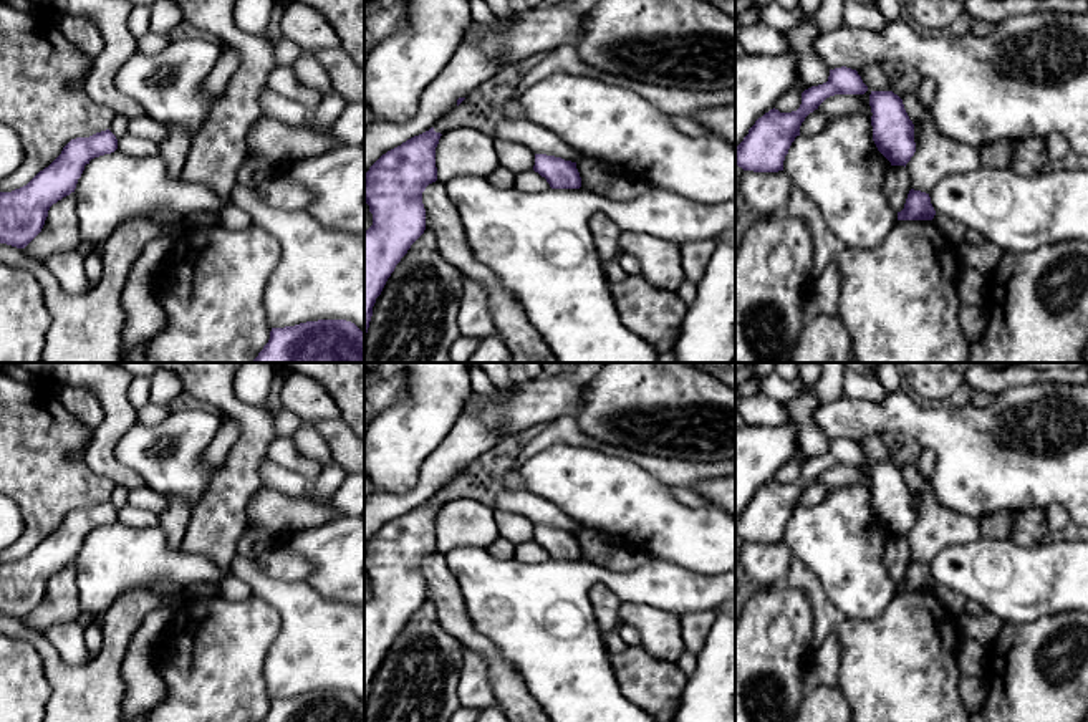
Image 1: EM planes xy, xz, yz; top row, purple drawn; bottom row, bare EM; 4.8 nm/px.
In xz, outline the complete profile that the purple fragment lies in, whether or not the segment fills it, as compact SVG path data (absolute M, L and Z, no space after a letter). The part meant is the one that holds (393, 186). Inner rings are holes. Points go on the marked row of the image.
M431 128L383 154L364 174L364 202L373 214L373 225L364 232L364 338L376 298L396 265L426 230L422 192L437 180L436 147L440 136Z

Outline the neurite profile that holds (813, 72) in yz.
M810 23L793 26L787 33L790 46L798 53L800 81L806 89L826 83L830 76L828 66L815 55L813 50L813 41L818 35L820 31Z

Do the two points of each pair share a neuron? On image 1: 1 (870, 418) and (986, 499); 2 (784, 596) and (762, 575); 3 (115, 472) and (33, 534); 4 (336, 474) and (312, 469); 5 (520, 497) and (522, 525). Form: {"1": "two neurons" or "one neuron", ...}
{"1": "one neuron", "2": "two neurons", "3": "two neurons", "4": "two neurons", "5": "two neurons"}

